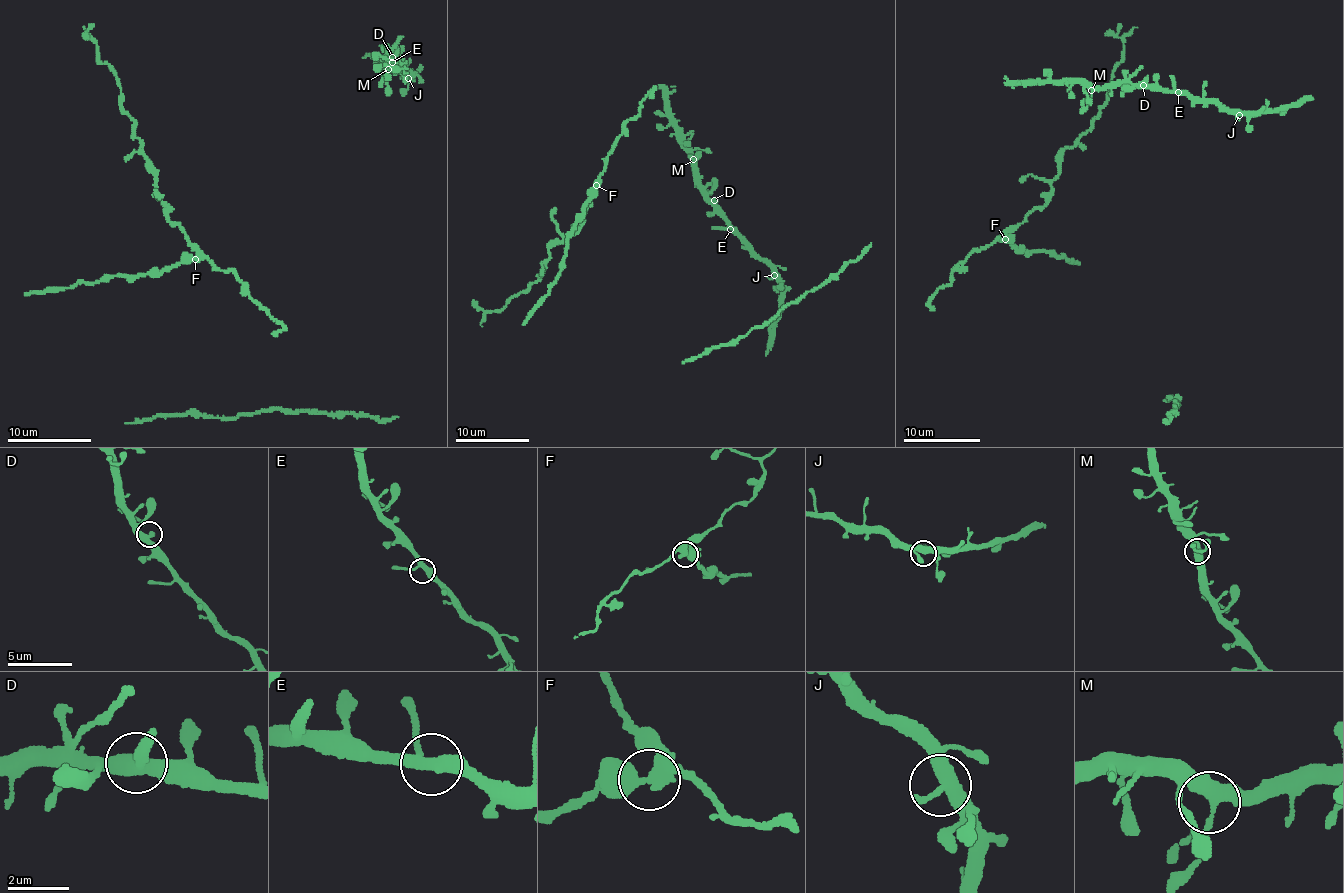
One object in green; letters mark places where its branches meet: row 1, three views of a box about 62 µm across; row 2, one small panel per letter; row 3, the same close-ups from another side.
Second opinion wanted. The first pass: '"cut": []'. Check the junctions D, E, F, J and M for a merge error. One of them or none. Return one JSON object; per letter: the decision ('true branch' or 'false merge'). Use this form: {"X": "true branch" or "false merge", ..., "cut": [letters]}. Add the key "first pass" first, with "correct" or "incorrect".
{"first pass": "incorrect", "D": "true branch", "E": "true branch", "F": "false merge", "J": "true branch", "M": "true branch", "cut": ["F"]}

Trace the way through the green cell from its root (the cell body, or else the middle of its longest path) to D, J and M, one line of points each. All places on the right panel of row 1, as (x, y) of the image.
D: (1175, 93), (1143, 85)
J: (1175, 93), (1186, 92), (1193, 98), (1213, 99), (1239, 115)
M: (1175, 93), (1136, 86), (1091, 90)

